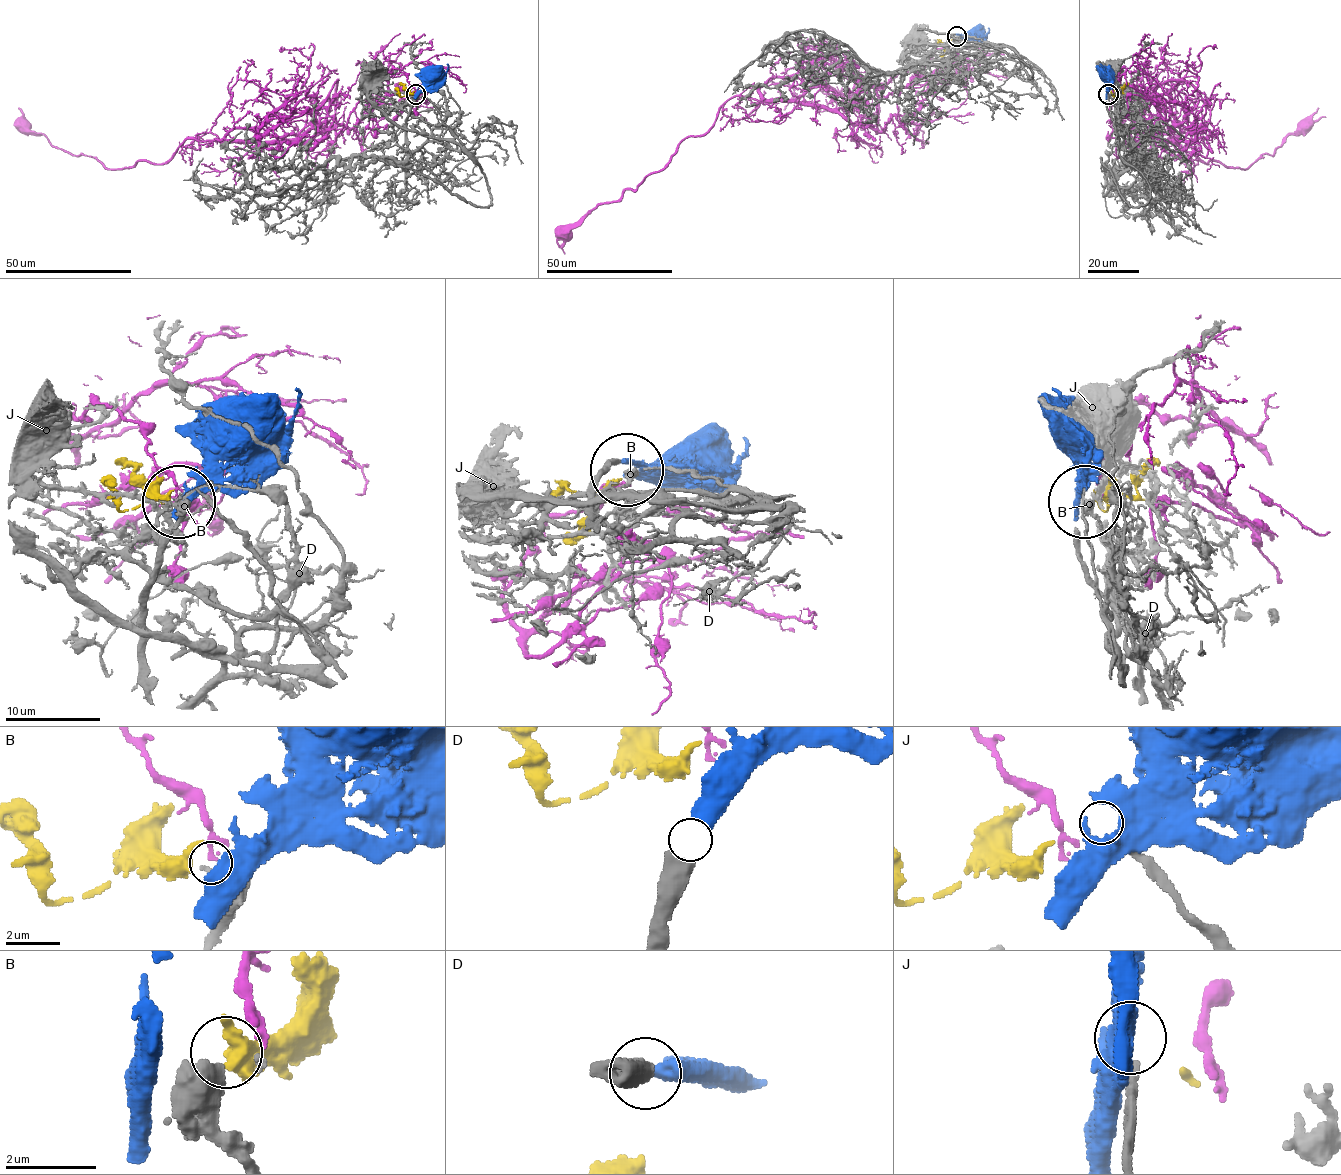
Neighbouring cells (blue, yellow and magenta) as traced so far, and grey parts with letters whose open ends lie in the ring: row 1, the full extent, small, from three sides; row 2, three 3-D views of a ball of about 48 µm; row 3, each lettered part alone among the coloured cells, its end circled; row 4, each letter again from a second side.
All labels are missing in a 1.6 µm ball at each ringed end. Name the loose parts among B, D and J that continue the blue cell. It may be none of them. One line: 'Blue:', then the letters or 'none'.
Blue: D

